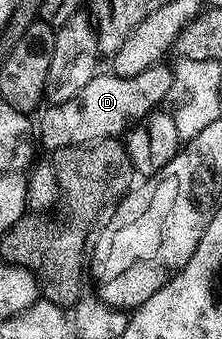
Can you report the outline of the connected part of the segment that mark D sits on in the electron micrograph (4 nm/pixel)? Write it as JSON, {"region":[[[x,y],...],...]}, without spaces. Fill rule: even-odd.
{"region":[[[159,63],[140,71],[140,75],[131,77],[117,77],[113,71],[99,72],[98,76],[76,95],[76,99],[68,99],[68,103],[47,108],[46,114],[42,117],[42,138],[41,144],[56,145],[63,148],[66,145],[83,145],[85,141],[99,141],[105,137],[118,137],[134,128],[135,125],[145,122],[159,107],[158,104],[164,102],[170,96],[170,89],[175,83],[175,74],[172,69],[166,66],[166,63]]]}

